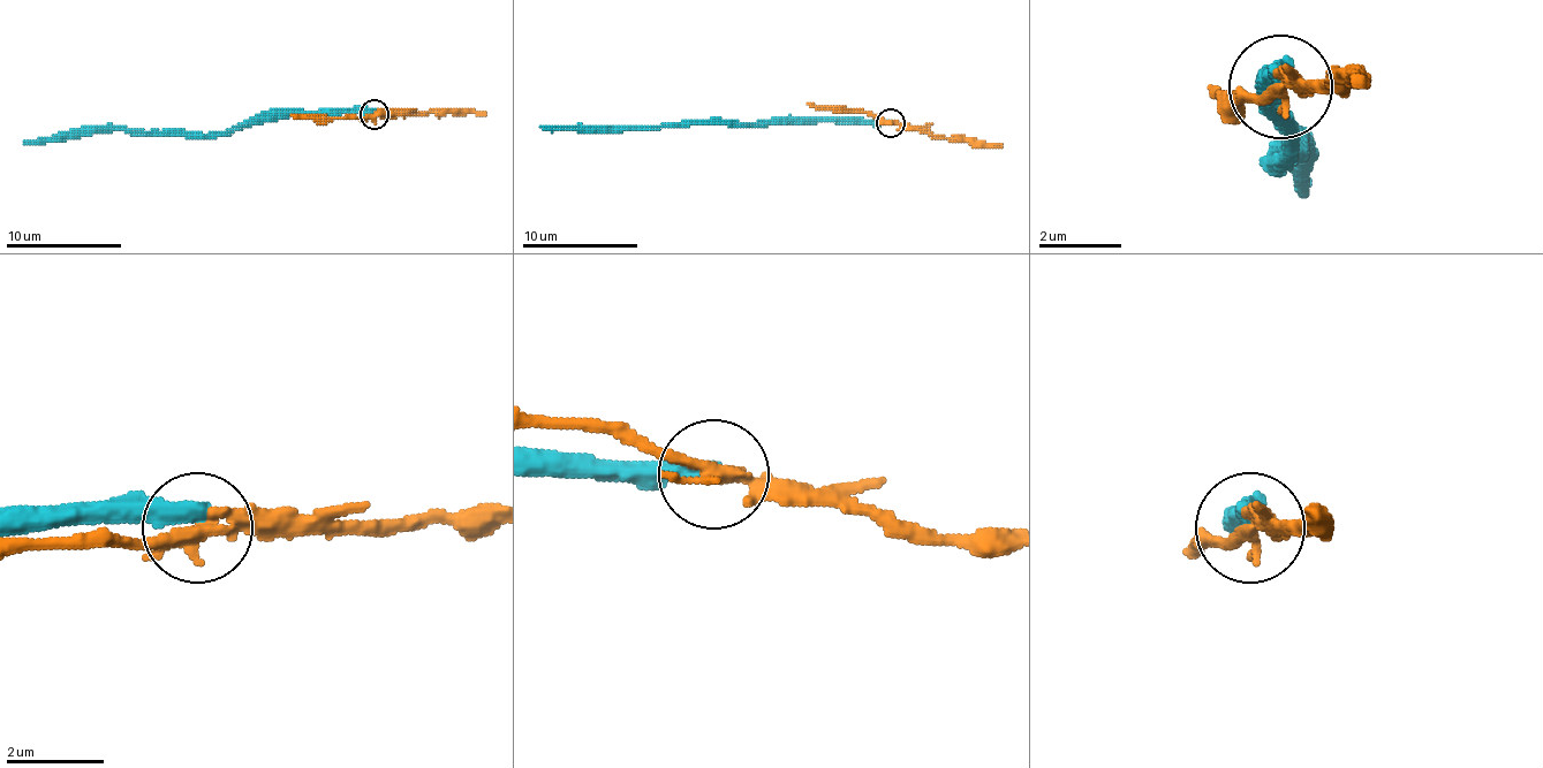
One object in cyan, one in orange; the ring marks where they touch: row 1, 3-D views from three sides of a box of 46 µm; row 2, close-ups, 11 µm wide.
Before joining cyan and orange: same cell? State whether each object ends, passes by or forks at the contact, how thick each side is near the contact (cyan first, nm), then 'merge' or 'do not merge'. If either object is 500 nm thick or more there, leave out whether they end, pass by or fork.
cyan ends there; orange forks there; 440 nm thick on the cyan side, 240 nm on the other; do not merge

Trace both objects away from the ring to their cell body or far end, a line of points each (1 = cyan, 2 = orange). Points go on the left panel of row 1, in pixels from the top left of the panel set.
1: (375, 112), (256, 115), (206, 135), (74, 129), (24, 144)
2: (375, 115), (485, 115)

